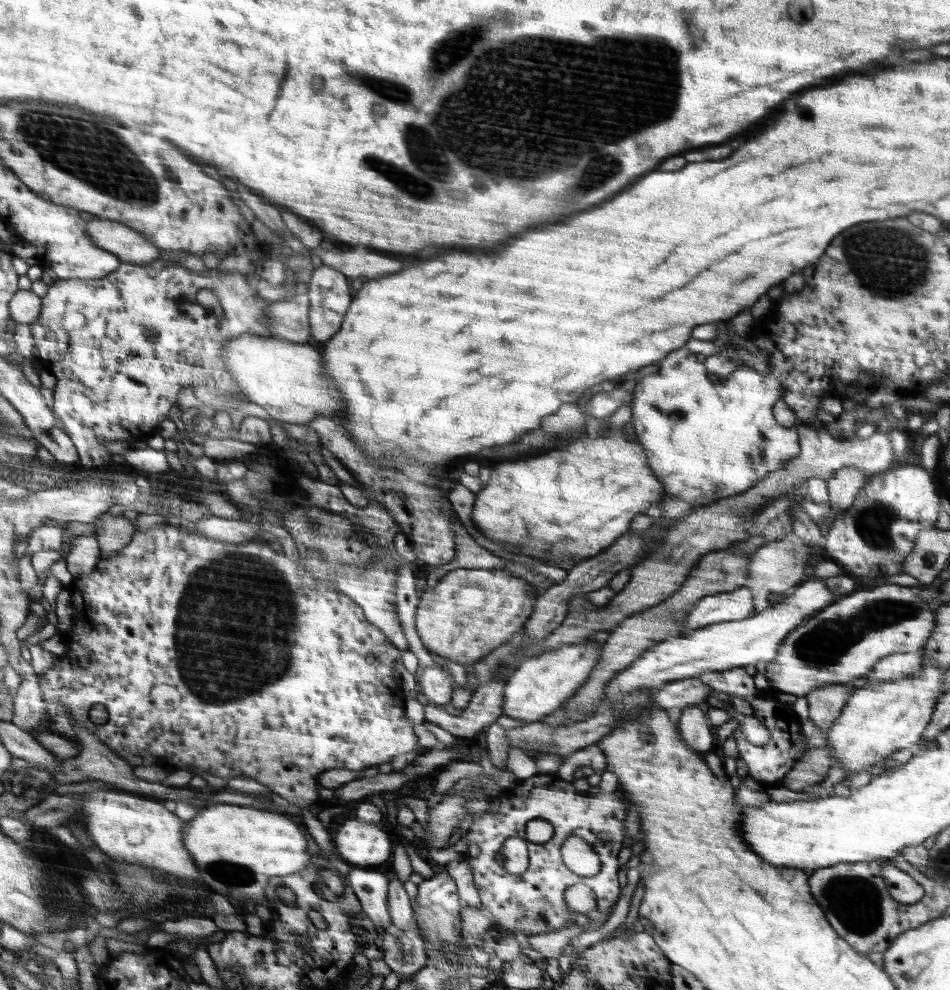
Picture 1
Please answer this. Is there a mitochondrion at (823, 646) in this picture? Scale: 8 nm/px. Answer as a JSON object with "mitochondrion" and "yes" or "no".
{"mitochondrion":"yes"}

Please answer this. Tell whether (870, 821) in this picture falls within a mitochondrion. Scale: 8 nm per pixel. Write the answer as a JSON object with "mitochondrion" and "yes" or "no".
{"mitochondrion":"no"}

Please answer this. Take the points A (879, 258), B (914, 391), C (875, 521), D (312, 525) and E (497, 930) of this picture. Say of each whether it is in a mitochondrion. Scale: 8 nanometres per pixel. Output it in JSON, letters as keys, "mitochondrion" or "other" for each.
{"A":"mitochondrion","B":"other","C":"mitochondrion","D":"mitochondrion","E":"other"}

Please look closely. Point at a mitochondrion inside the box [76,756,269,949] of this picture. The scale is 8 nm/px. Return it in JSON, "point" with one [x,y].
{"point":[242,875]}

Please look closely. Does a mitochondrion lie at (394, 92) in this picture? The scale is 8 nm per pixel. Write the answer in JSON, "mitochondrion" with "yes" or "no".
{"mitochondrion":"yes"}

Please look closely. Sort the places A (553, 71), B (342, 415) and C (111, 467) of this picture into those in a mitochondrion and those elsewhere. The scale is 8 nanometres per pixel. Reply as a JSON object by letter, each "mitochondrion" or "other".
{"A":"mitochondrion","B":"other","C":"other"}

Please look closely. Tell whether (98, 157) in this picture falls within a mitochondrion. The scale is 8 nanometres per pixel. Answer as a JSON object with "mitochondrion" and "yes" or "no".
{"mitochondrion":"yes"}

